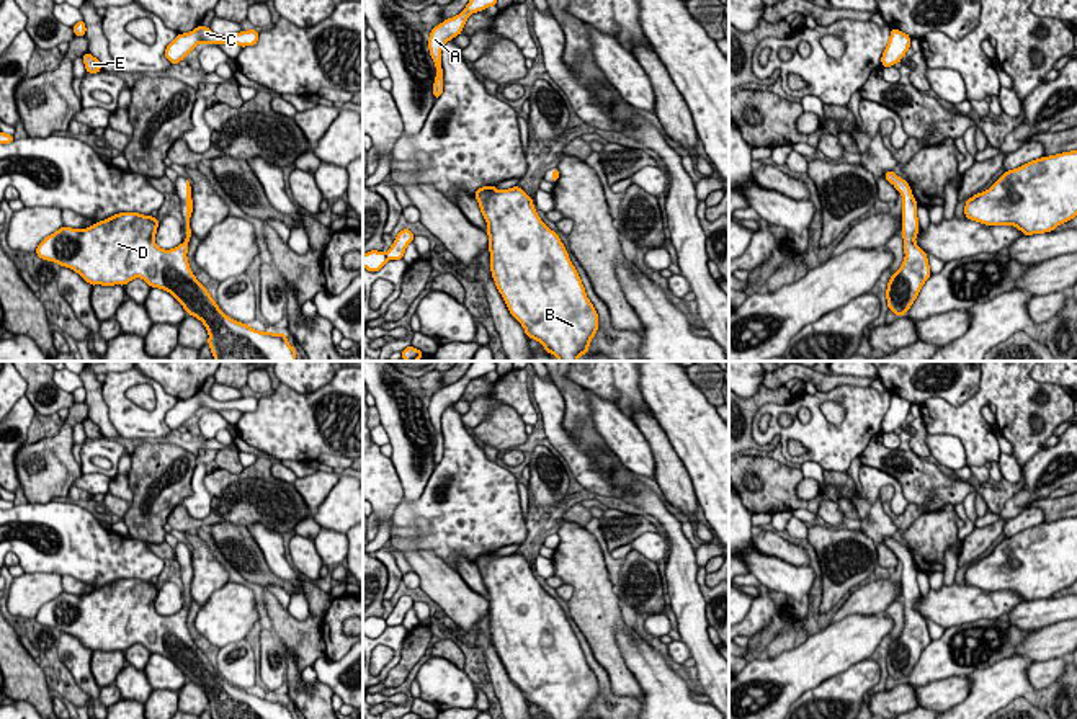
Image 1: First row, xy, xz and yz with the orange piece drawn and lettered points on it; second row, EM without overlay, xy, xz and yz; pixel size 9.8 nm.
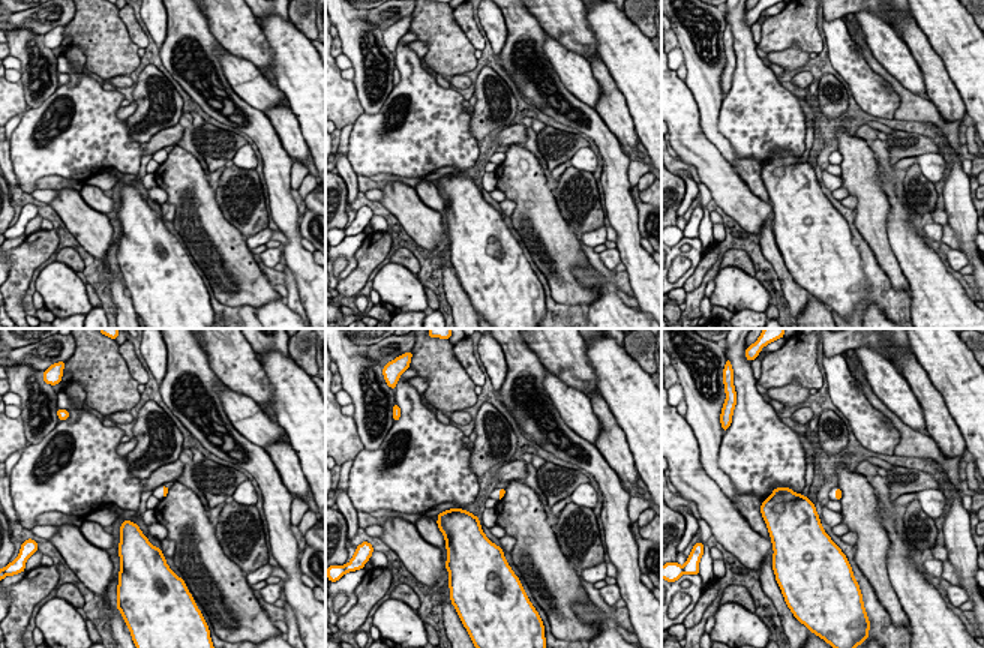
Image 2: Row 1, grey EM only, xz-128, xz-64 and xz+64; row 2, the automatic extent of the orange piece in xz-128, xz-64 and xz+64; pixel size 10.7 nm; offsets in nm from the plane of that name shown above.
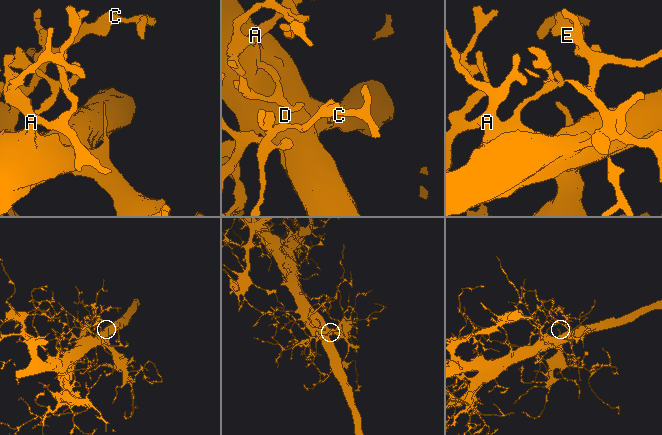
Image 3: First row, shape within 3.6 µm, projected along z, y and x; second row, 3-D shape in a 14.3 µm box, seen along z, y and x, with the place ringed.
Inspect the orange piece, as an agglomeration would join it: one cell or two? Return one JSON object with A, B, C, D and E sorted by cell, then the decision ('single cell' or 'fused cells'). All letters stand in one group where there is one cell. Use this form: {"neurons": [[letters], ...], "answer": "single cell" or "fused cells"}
{"neurons": [["A", "B", "C", "D", "E"]], "answer": "single cell"}

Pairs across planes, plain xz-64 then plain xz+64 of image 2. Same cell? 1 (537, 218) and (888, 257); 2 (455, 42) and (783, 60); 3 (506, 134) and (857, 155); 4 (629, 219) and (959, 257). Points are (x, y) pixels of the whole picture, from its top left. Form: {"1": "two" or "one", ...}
{"1": "one", "2": "one", "3": "two", "4": "two"}

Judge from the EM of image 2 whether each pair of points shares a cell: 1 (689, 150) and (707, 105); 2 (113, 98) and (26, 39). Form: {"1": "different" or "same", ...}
{"1": "different", "2": "different"}

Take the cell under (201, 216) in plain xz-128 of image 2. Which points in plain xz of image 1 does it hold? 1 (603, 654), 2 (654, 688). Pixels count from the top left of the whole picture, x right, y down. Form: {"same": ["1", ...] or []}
{"same": ["1"]}

